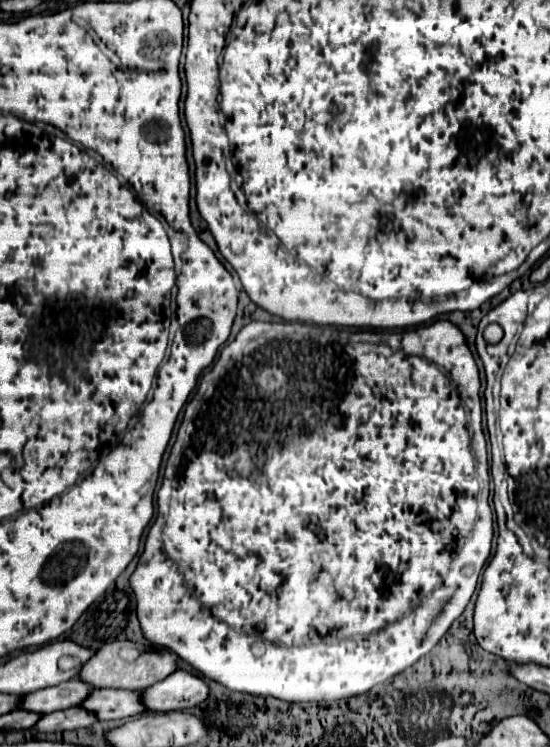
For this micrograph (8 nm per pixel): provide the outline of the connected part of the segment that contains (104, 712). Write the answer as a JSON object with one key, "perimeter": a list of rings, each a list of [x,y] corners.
{"perimeter":[[[93,690],[79,706],[95,714],[97,720],[117,720],[145,712],[139,696],[141,692],[131,690]]]}

